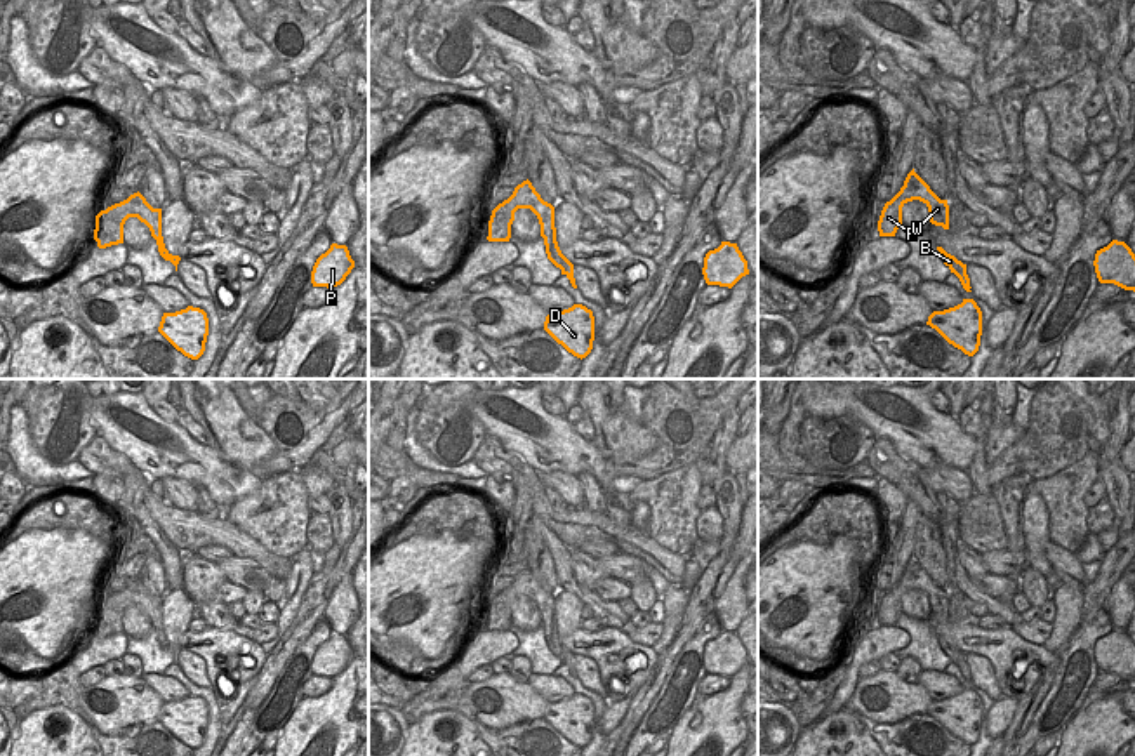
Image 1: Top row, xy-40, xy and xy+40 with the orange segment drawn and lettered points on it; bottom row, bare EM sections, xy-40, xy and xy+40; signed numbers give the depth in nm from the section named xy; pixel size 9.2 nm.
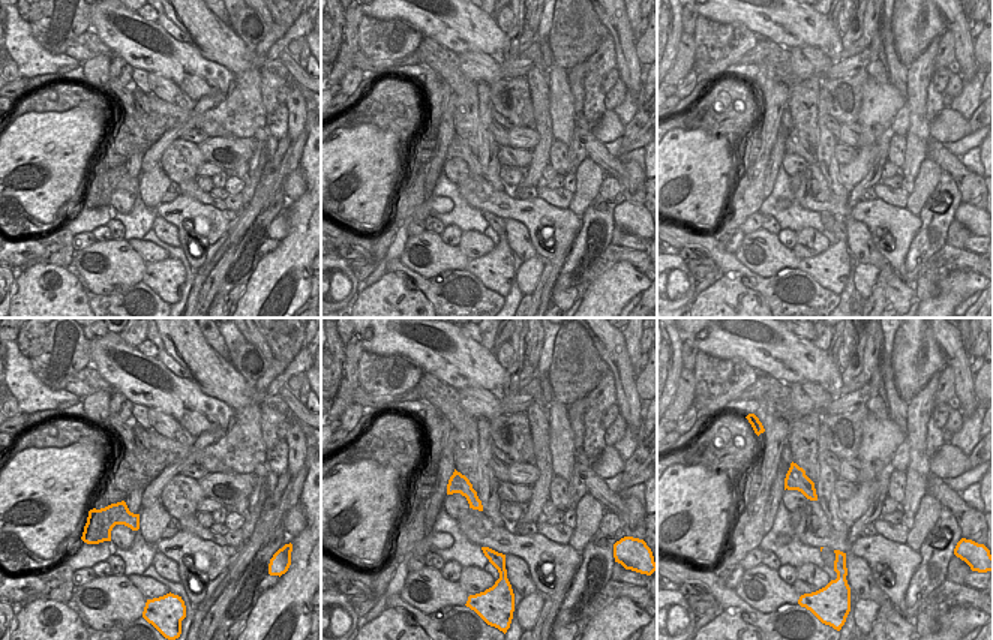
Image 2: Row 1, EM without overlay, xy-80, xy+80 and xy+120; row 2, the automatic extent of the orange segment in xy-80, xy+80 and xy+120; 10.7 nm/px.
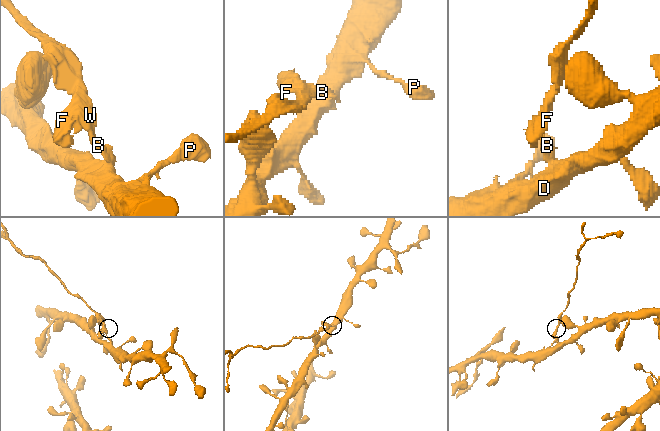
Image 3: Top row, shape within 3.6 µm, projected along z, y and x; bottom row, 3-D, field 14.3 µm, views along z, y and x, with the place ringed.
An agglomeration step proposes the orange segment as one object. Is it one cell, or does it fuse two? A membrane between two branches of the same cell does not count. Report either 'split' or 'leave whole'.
split

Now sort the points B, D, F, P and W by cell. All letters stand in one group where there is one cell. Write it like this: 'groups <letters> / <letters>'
groups B D P / F W

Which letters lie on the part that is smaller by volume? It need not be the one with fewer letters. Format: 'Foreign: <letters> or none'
Foreign: F, W

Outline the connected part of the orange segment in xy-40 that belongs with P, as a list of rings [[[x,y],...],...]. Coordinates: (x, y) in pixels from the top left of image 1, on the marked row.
[[[332,243],[330,249],[316,259],[311,271],[311,283],[313,287],[334,288],[346,280],[353,268],[355,261],[348,247]]]

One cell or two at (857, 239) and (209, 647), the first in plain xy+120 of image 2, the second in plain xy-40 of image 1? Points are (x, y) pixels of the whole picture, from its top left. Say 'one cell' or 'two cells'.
two cells

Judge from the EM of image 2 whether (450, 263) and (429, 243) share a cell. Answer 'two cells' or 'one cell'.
one cell

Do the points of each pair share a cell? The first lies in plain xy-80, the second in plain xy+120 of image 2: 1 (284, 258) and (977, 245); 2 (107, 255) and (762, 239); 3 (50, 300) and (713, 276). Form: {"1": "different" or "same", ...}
{"1": "different", "2": "same", "3": "different"}

